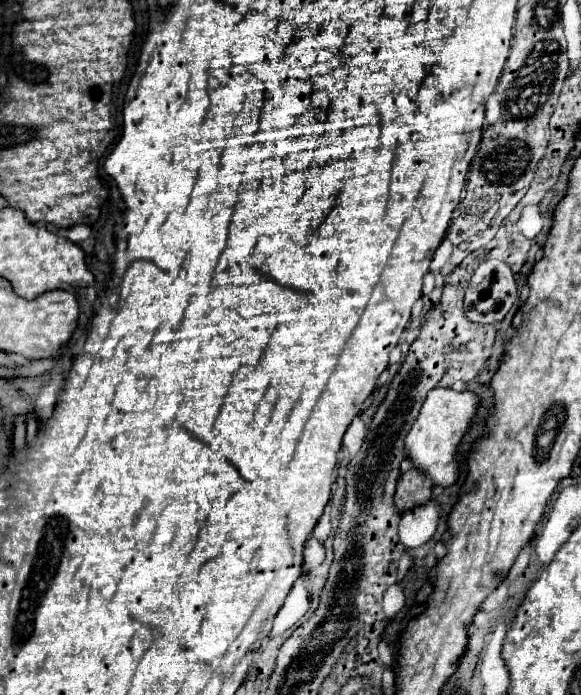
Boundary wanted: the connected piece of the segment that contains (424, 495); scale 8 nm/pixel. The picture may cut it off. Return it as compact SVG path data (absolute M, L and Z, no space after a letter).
M410 468L398 480L398 488L396 488L396 494L394 494L396 508L400 512L406 512L410 508L426 504L430 500L430 496L432 496L432 486L434 484L432 484L432 480L428 476L424 476L416 468Z

